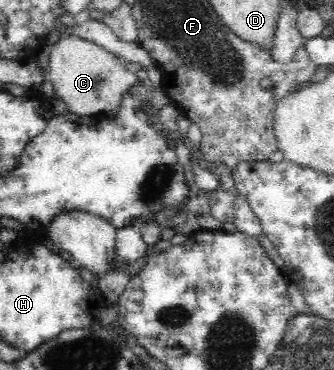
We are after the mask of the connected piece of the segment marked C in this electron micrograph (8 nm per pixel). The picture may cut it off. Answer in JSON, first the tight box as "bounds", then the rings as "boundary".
{"bounds":[48,25,139,116],"boundary":[[[63,25],[54,36],[58,41],[50,44],[48,57],[49,81],[54,89],[53,98],[61,99],[67,105],[67,111],[79,116],[95,116],[117,110],[123,93],[139,83],[135,73],[127,70],[123,62],[100,45],[66,33]]]}

